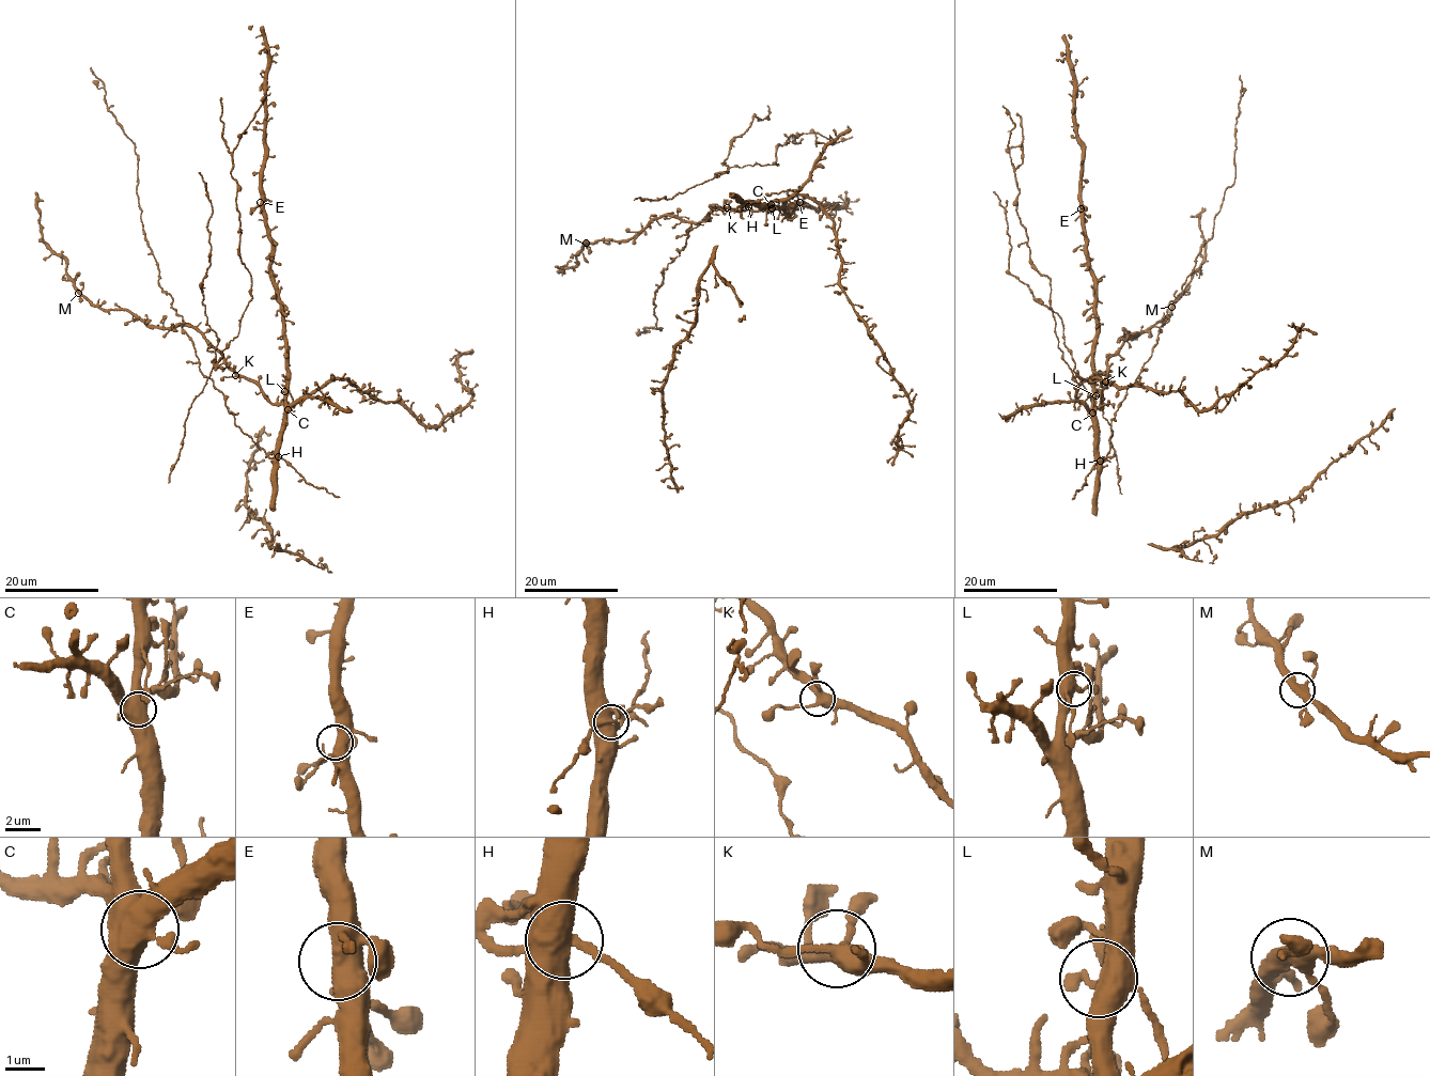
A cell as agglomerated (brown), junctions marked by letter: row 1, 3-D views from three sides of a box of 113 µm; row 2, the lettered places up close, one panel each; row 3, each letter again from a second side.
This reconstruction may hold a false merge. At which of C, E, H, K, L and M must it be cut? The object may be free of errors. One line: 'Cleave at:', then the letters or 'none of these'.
Cleave at: none of these

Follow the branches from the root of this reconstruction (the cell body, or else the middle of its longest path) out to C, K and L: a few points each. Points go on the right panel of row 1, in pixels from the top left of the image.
C: (1104, 458), (1098, 456), (1092, 412)
K: (1104, 458), (1097, 454), (1094, 410), (1101, 408), (1105, 381)
L: (1104, 458), (1097, 454), (1093, 416), (1096, 395)

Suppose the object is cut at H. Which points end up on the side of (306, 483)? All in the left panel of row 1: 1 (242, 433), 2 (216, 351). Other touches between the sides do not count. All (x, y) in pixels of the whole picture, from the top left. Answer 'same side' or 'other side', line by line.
1: same side
2: other side

